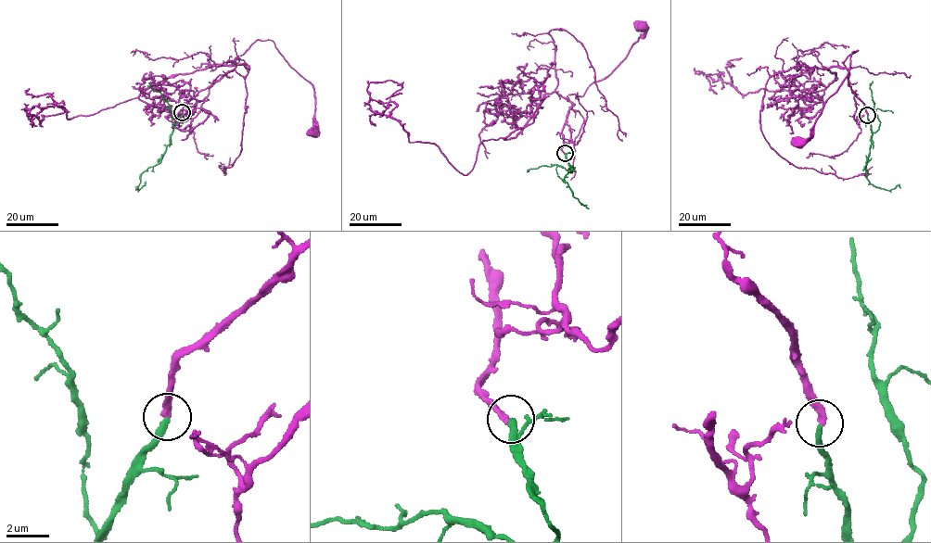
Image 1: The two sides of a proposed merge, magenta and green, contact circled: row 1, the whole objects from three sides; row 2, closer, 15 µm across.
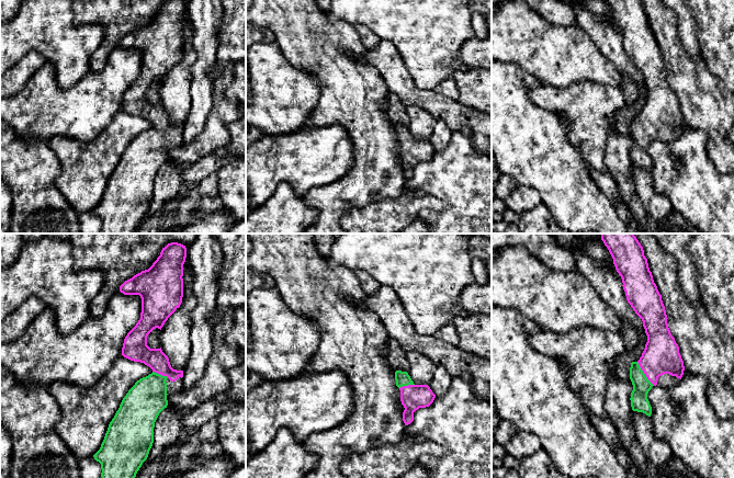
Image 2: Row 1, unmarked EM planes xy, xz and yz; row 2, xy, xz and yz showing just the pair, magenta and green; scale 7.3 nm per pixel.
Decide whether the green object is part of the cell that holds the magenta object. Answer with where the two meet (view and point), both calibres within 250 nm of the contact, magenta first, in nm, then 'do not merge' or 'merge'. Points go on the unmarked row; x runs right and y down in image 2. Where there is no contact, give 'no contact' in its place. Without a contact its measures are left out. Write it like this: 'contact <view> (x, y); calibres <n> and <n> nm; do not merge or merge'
contact yz (644, 127); calibres 260 and 130 nm; merge

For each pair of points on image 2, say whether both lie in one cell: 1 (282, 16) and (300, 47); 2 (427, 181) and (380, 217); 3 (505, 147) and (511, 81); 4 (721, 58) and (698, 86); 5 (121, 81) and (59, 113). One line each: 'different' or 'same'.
1: same
2: different
3: same
4: different
5: same

